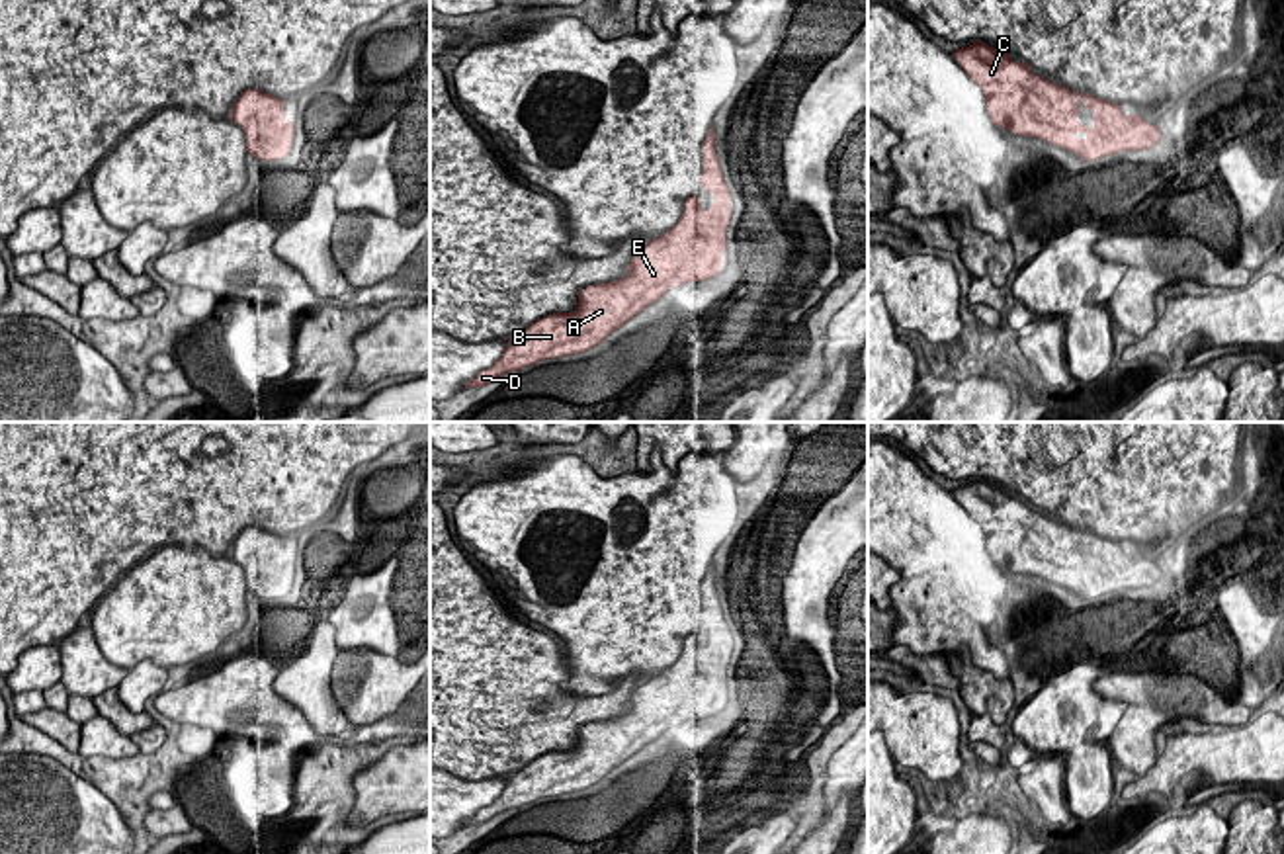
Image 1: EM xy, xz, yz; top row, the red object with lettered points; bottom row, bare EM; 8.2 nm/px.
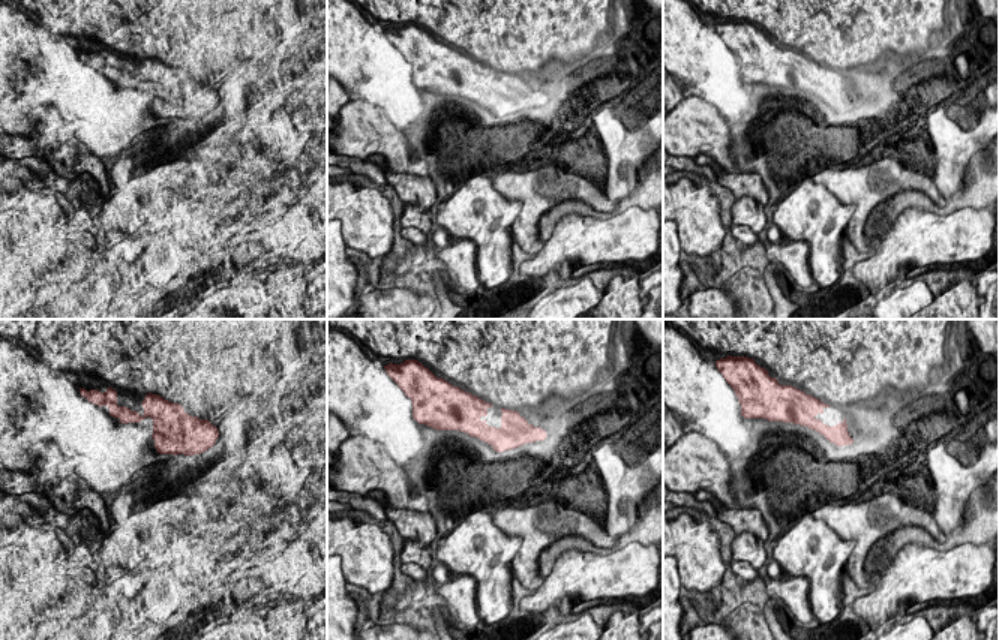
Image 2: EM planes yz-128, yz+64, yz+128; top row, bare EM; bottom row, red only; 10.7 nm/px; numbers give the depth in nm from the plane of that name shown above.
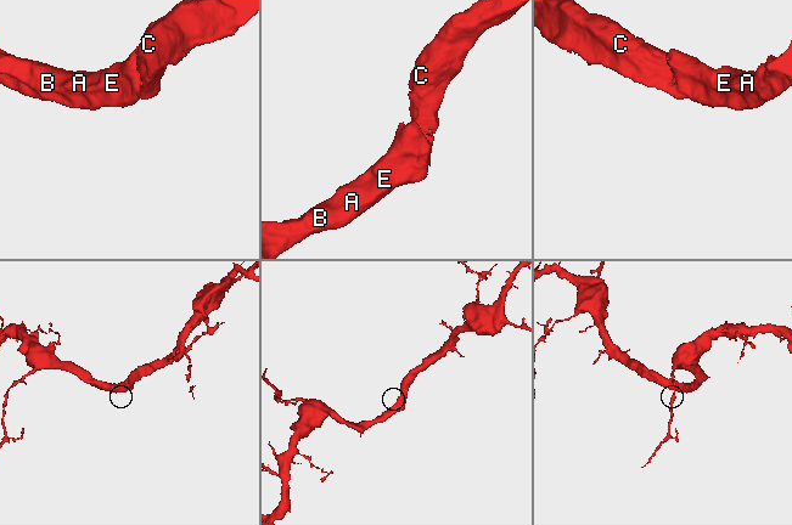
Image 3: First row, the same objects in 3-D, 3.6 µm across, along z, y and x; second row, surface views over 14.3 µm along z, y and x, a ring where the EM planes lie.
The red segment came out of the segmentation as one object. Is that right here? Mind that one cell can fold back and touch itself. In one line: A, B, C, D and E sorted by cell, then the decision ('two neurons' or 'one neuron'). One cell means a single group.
A B C D E | one neuron

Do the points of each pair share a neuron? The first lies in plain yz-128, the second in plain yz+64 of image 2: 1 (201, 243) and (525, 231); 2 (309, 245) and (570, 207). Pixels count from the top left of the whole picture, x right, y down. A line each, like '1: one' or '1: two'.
1: one
2: two

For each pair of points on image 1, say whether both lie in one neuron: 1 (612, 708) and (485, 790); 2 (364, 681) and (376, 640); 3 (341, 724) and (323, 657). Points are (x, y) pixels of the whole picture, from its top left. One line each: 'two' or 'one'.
1: two
2: two
3: one

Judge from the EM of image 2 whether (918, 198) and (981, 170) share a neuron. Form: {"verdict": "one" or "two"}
{"verdict": "one"}

